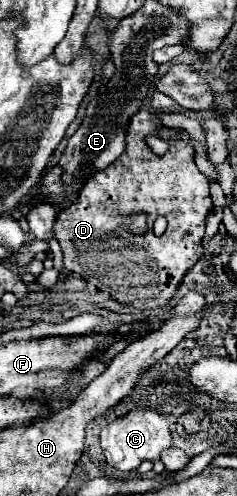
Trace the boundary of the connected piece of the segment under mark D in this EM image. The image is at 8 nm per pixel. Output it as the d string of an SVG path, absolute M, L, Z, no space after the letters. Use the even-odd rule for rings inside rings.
M136 112L126 128L124 154L108 168L92 172L82 184L78 200L70 208L62 208L54 220L54 236L62 246L66 272L82 276L88 284L100 292L108 292L118 302L154 300L154 308L170 302L182 276L204 256L204 224L212 210L208 178L196 168L192 146L172 140L164 156L154 154L146 146L144 138L156 134L158 124L160 120L154 112ZM132 212L148 214L148 232L142 236L130 236L114 220L116 214ZM156 216L166 216L168 220L164 236L152 232Z

